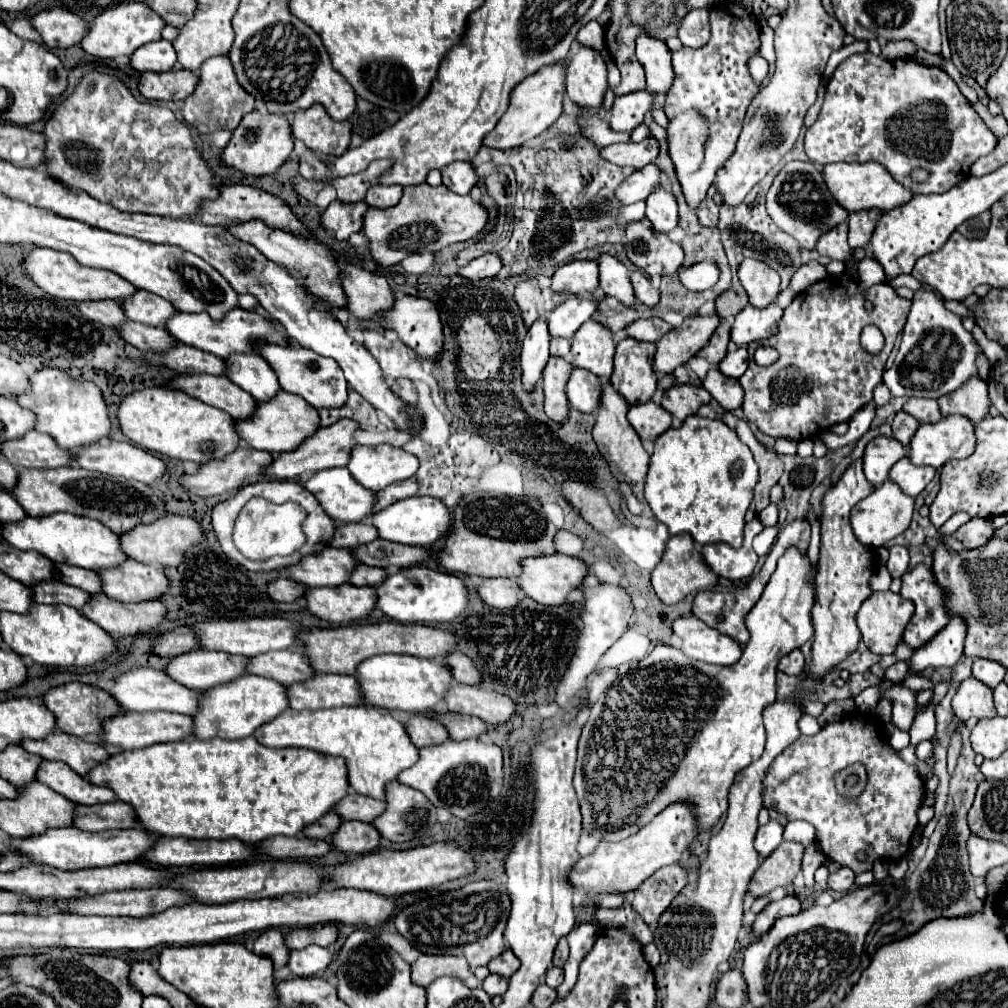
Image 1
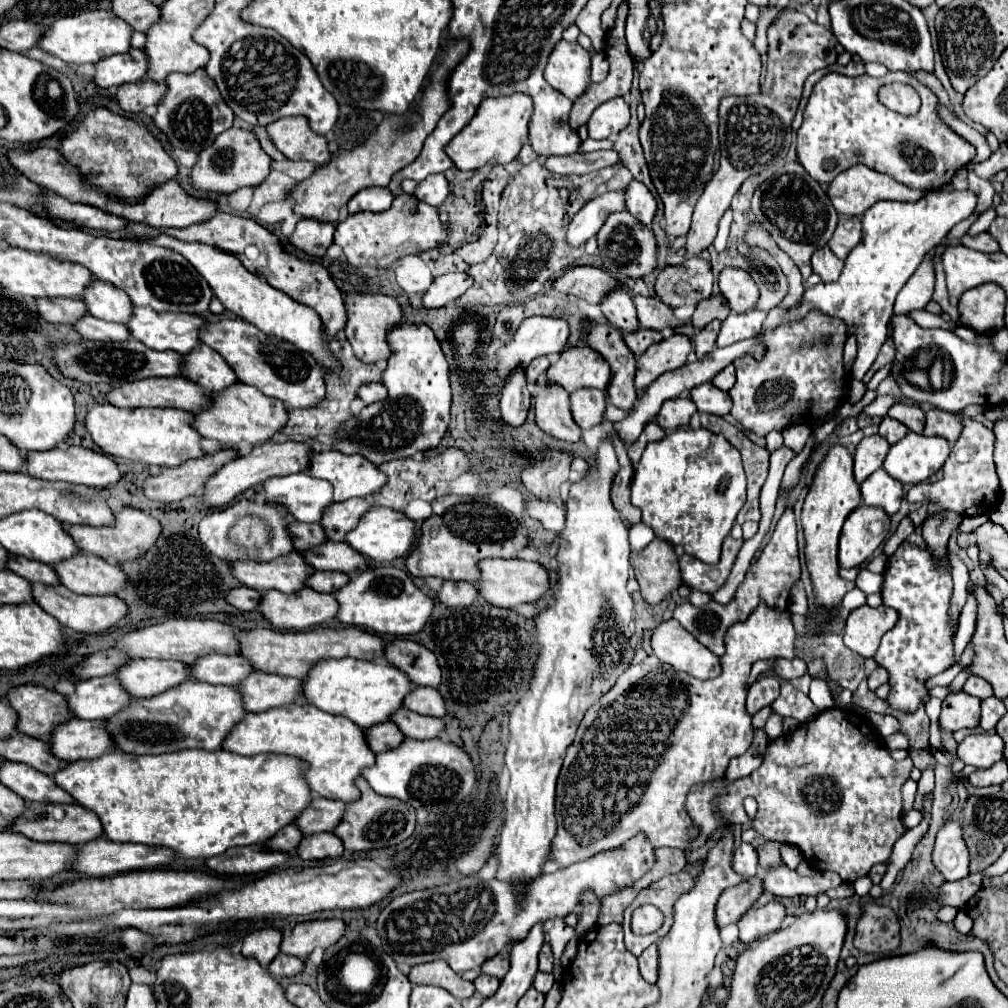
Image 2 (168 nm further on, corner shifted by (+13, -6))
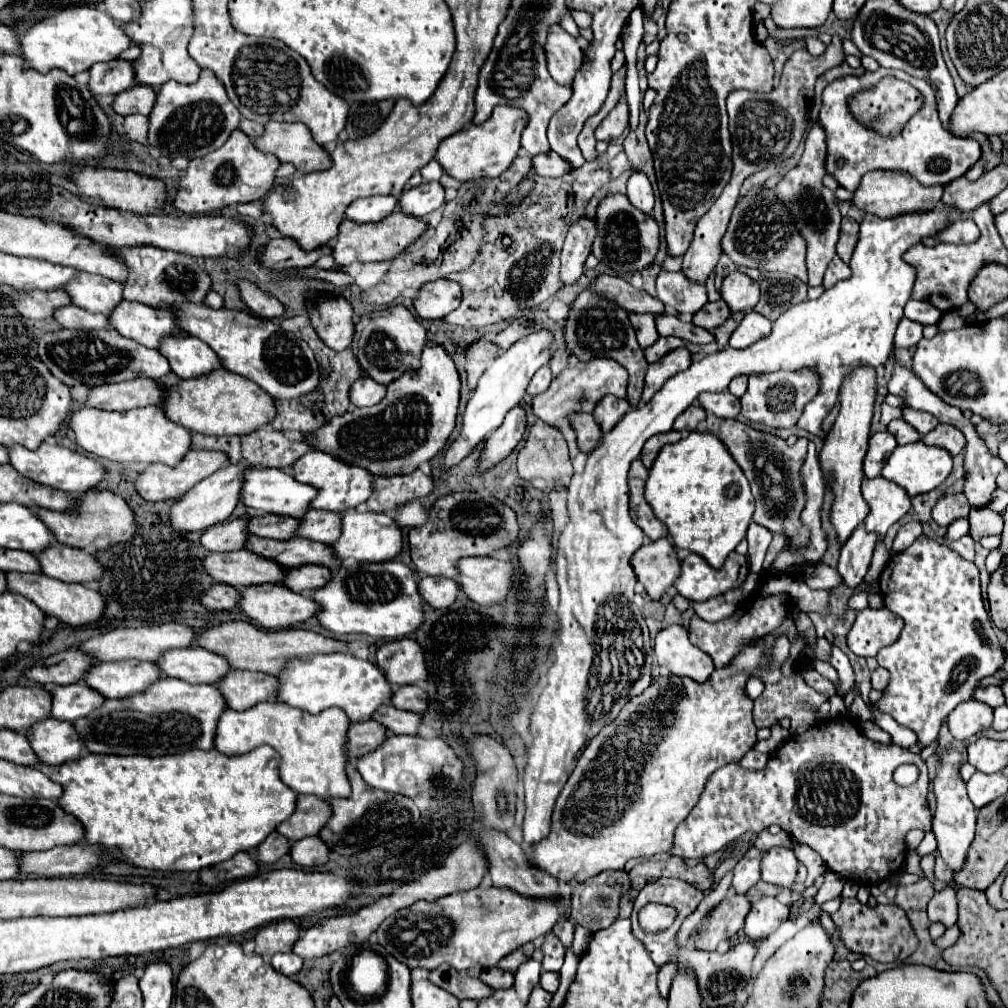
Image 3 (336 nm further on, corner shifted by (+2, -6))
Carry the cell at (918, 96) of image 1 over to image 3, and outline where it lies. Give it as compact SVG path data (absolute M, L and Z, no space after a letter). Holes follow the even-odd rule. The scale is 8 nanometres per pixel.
M878 68L876 72L864 72L862 76L842 76L826 86L822 96L822 110L818 124L826 132L826 144L828 144L828 156L826 156L826 172L832 174L838 184L850 192L854 192L860 184L860 178L870 170L900 170L914 176L920 184L932 186L932 184L948 184L960 176L966 174L966 170L982 156L980 144L972 138L956 138L948 134L948 130L942 128L938 120L936 110L936 98L934 90L928 82L908 76L902 70L888 70ZM884 76L894 76L898 80L910 82L920 94L922 94L922 108L908 120L902 134L896 138L884 138L878 136L874 130L864 128L856 122L856 118L848 110L848 96L868 90L876 82L880 82ZM842 160L842 164L838 164Z

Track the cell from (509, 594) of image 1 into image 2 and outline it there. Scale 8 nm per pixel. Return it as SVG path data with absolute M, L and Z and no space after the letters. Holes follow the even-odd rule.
M447 580L439 590L439 602L449 608L469 608L479 598L479 590L475 584L469 582L453 582Z

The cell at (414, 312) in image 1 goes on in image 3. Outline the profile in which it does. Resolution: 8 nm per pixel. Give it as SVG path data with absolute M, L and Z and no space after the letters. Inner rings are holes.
M426 344L422 354L422 368L416 374L402 374L396 382L388 384L388 392L380 404L370 408L350 408L342 416L334 416L328 424L318 428L314 434L306 434L302 442L312 446L314 450L332 454L340 462L350 466L360 466L368 470L372 476L396 476L410 474L418 468L418 464L432 460L446 444L448 436L456 426L458 400L460 400L460 376L452 362L452 358L438 344Z

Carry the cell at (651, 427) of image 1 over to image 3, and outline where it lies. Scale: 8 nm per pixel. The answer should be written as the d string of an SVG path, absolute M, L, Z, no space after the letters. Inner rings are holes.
M676 430L666 432L666 434L652 436L652 438L644 444L642 454L640 454L640 460L642 460L642 462L644 462L644 466L650 470L650 468L652 468L652 464L654 464L654 460L656 460L656 456L658 456L658 452L660 452L660 448L662 448L664 444L678 442L680 438L682 438L682 434L680 434L680 432L676 432Z

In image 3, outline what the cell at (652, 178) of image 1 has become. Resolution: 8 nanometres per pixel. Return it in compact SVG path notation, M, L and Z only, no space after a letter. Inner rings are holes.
M580 218L570 226L562 250L562 266L560 266L562 286L574 284L582 276L584 262L592 250L594 236L596 236L596 226L592 218Z

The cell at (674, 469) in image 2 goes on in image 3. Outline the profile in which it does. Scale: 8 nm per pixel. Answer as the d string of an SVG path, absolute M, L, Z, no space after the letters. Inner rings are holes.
M690 432L688 438L668 444L664 450L660 450L646 482L646 498L656 518L662 520L670 530L676 546L700 554L712 568L720 568L728 554L742 542L754 514L754 496L744 472L736 466L736 462L732 462L732 456L728 450L724 450L720 438L710 432Z

